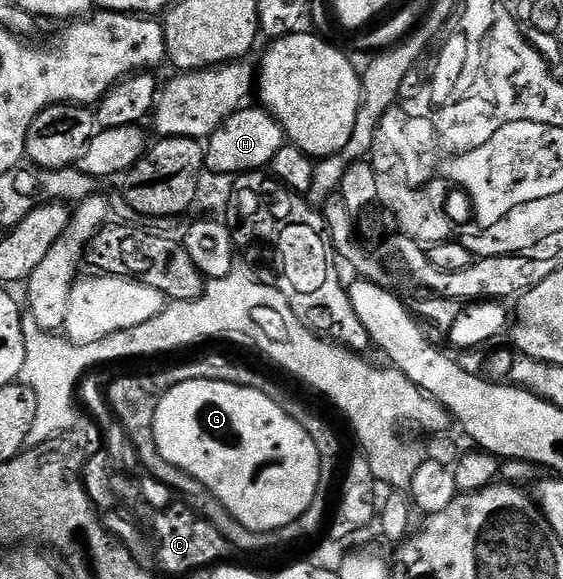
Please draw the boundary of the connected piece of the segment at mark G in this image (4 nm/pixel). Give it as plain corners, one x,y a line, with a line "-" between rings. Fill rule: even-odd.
202,379
201,381
185,381
181,385
169,389
169,393
165,393
165,397
161,397
157,405
155,440
161,457
165,461
169,461
169,465
177,465
177,469
181,469
185,473
189,473
189,477
201,481
201,485
205,485
205,489
209,489
209,493
213,493
213,497
217,497
217,501
221,501
221,505
225,505
225,509
229,509
229,513
233,513
233,517
237,521
241,521
241,525
245,525
245,529
264,533
280,531
285,525
297,521
297,517
301,517
301,513
305,513
305,509
309,509
309,505
313,505
313,497
317,493
319,484
317,445
313,445
313,437
309,437
309,433
305,433
305,429
301,429
301,425
297,425
297,421
293,421
293,417
289,417
289,413
285,413
285,409
281,409
281,405
277,405
273,399
267,396
266,390
260,389
258,386
242,387
225,381

